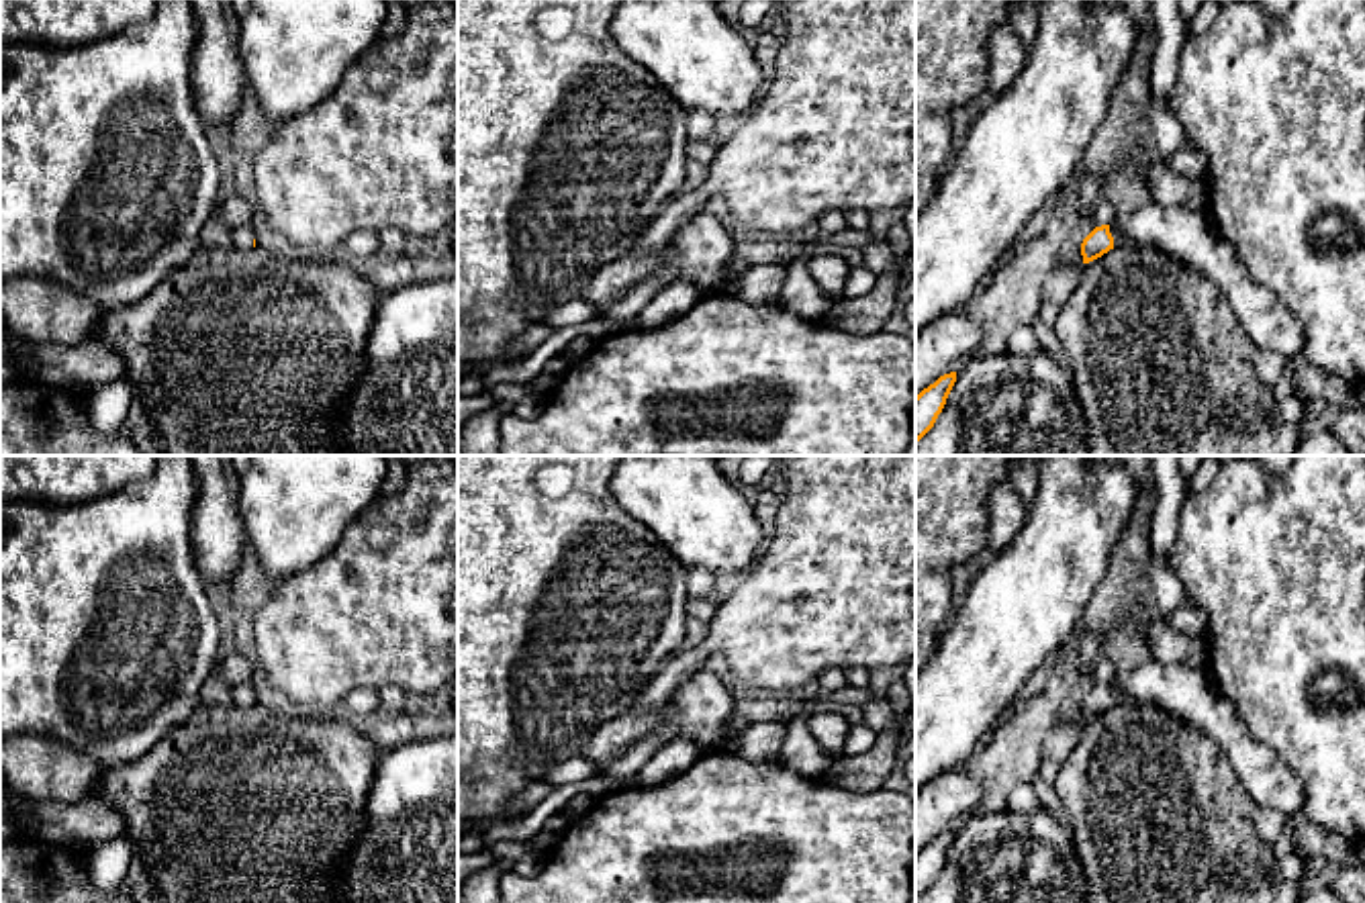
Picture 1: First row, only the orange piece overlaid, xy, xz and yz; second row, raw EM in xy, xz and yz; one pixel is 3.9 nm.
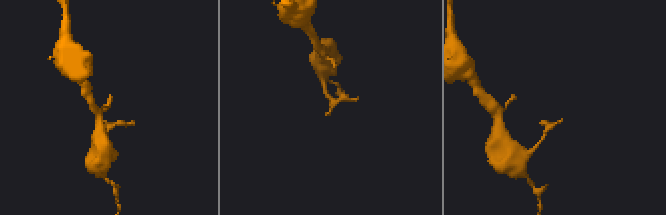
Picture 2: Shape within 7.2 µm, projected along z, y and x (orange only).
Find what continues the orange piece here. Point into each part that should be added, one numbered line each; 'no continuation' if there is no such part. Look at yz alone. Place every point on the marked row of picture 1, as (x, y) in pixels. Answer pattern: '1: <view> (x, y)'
1: yz (1192, 238)

